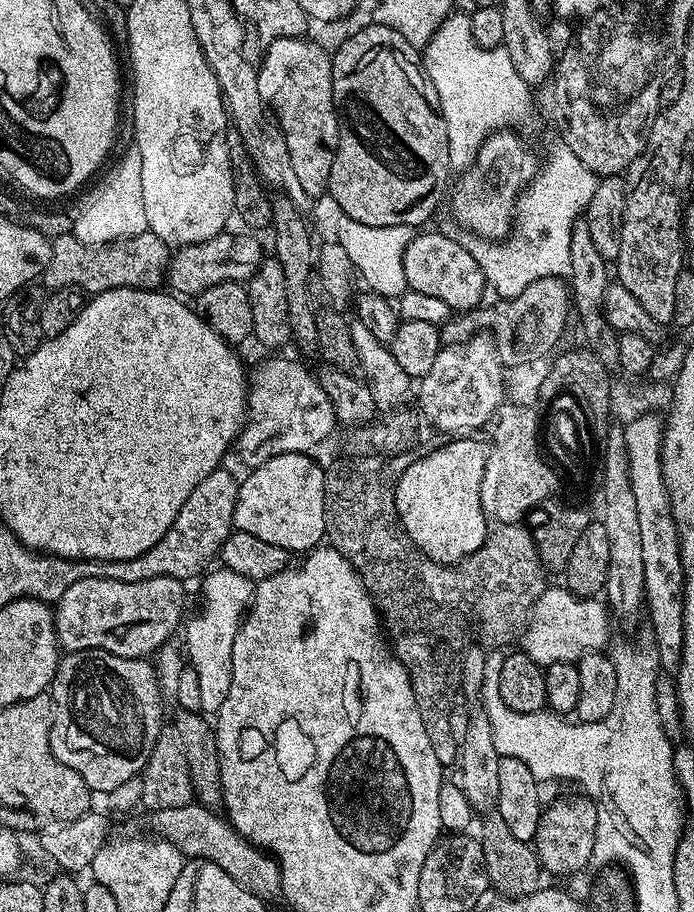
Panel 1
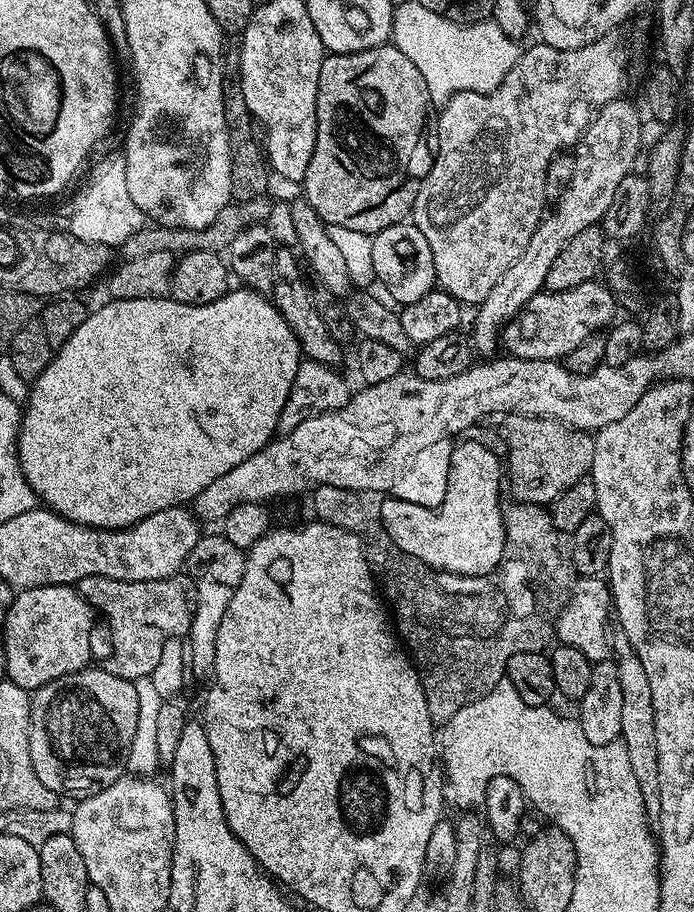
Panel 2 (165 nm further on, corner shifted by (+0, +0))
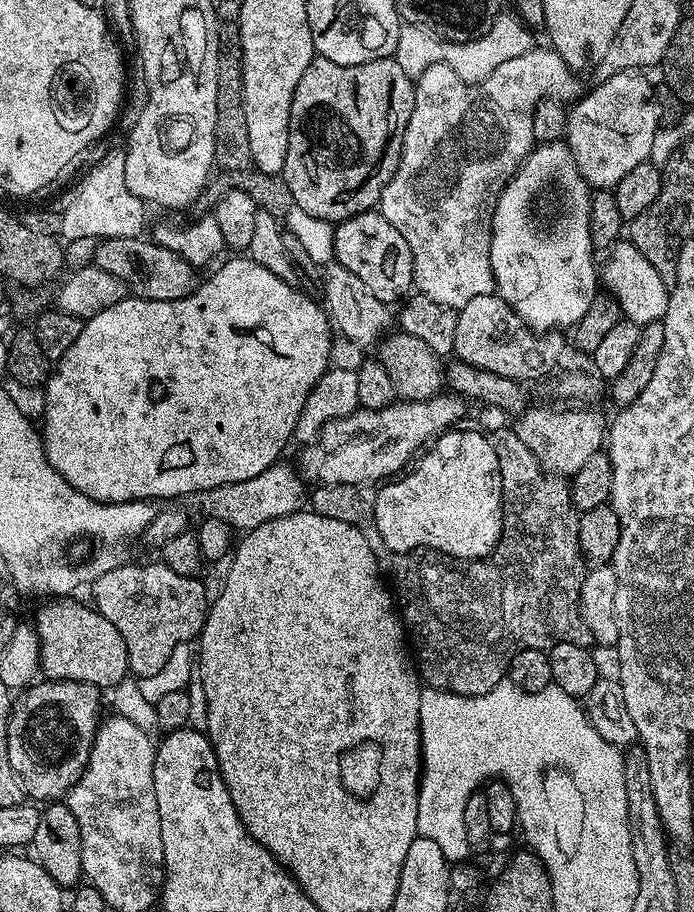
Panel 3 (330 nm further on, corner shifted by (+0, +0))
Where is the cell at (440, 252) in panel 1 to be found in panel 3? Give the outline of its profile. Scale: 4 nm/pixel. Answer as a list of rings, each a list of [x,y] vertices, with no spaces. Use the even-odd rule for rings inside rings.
[[[379,211],[363,212],[351,216],[349,220],[341,220],[335,225],[334,231],[335,263],[350,270],[352,274],[358,274],[358,278],[366,282],[366,286],[377,298],[385,302],[396,299],[399,301],[405,295],[403,292],[413,287],[410,246],[406,238],[402,238],[402,234],[398,234],[398,230],[394,230],[394,226],[390,226],[390,222],[386,222],[386,218]]]

